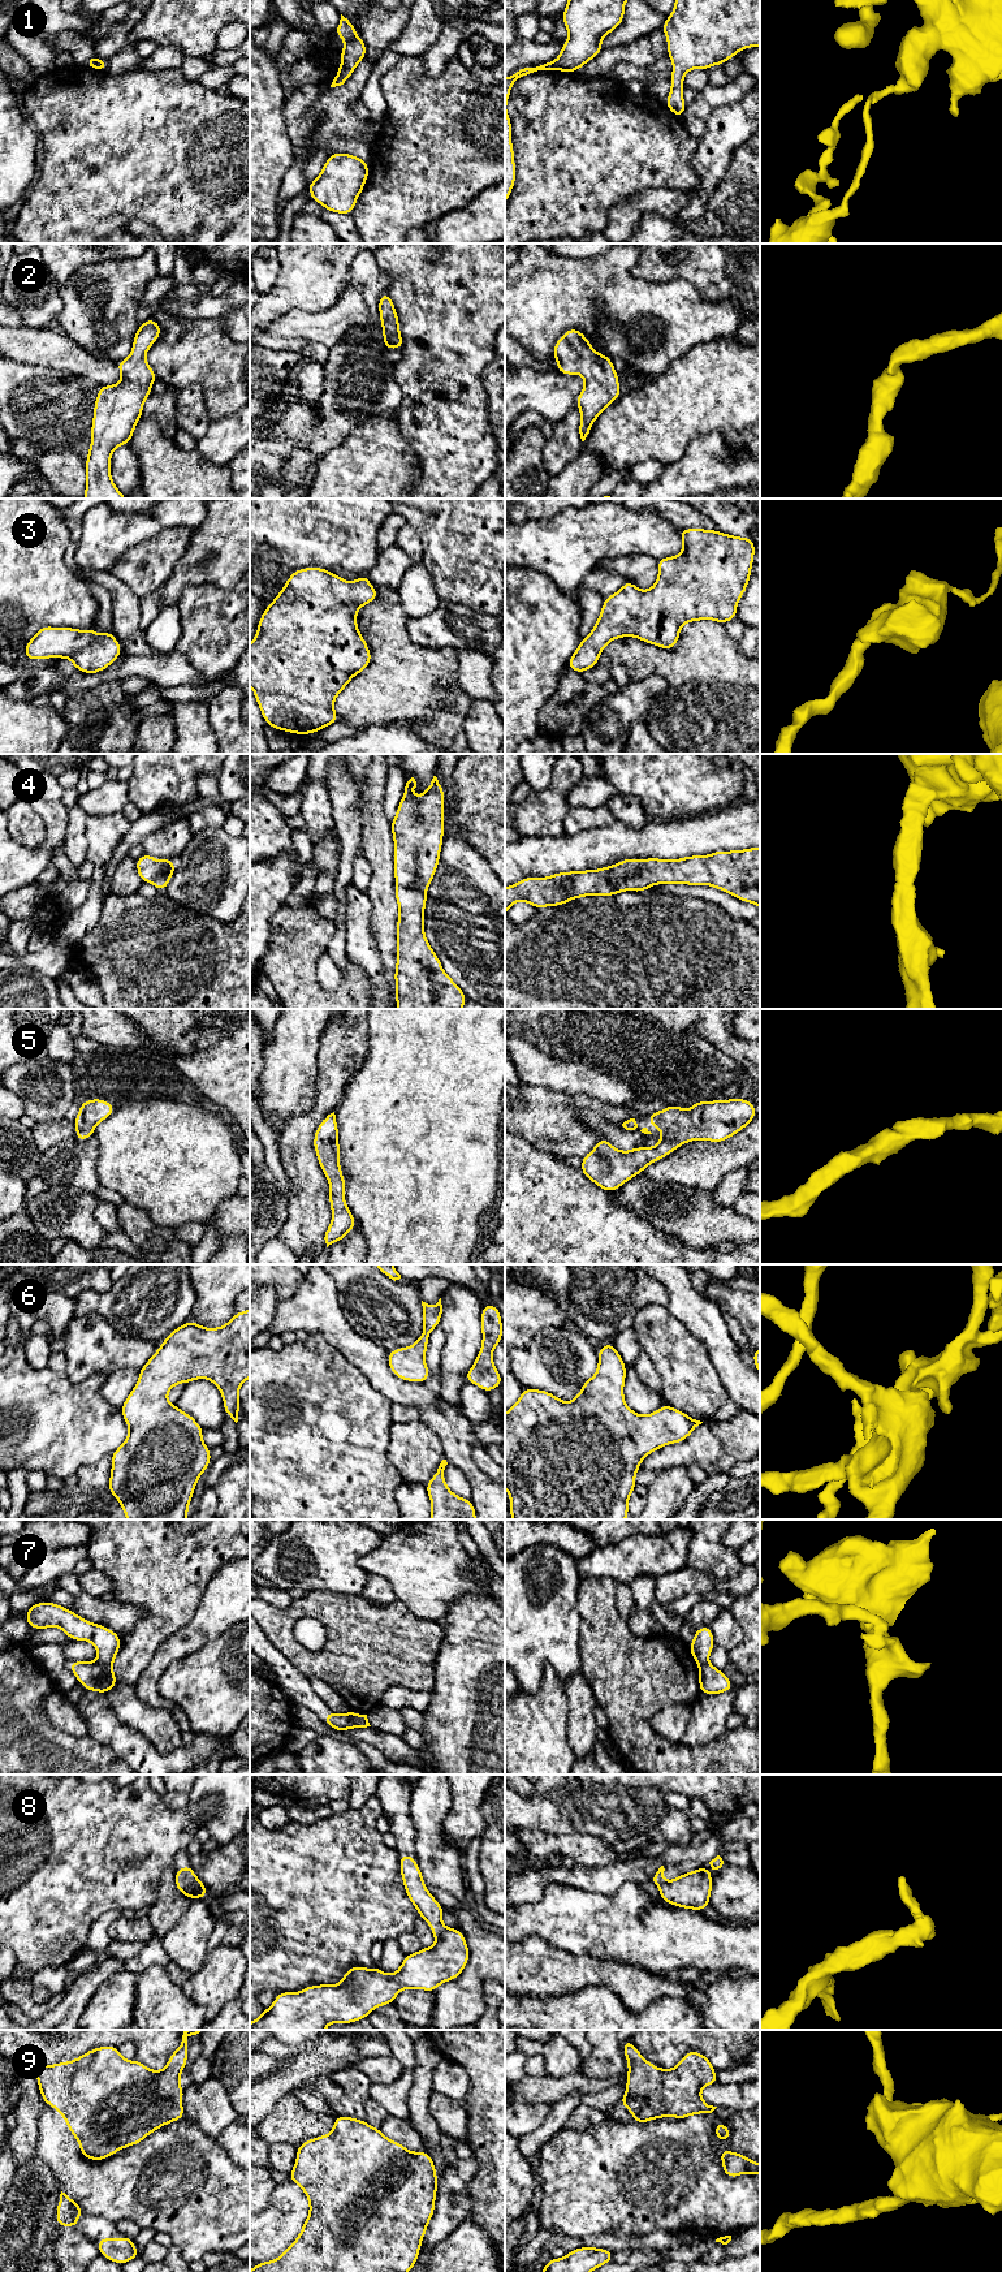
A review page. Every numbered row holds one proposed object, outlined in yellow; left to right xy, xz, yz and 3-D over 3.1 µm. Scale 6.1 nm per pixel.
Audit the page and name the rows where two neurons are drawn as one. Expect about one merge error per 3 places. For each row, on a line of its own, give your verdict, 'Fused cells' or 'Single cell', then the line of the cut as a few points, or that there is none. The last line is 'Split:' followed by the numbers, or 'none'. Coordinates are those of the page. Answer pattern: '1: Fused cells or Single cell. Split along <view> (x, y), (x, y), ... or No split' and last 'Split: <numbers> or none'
1: Fused cells. Split along xz (357, 37), (346, 43)
2: Single cell. No split
3: Single cell. No split
4: Single cell. No split
5: Single cell. No split
6: Single cell. No split
7: Fused cells. Split along xy (96, 1662), (111, 1665)
8: Fused cells. Split along xy (197, 1878), (184, 1892)
9: Single cell. No split
Split: 1, 7, 8

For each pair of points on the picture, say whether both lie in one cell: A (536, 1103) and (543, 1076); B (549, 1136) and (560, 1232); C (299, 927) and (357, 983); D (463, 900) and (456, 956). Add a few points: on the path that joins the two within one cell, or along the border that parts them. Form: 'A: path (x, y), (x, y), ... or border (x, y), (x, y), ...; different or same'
A: border (521, 1081), (569, 1095); different
B: border (525, 1139), (558, 1158); different
C: path (299, 953), (299, 974), (320, 995), (331, 995); same
D: path (463, 914), (463, 942); same

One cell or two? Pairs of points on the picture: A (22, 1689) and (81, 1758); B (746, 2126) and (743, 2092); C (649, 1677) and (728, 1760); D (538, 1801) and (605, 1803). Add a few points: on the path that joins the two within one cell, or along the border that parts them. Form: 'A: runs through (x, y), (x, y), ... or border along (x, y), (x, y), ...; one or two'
A: runs through (22, 1708), (61, 1750); one
B: border along (717, 2107), (746, 2111); two
C: runs through (640, 1711), (660, 1746), (694, 1759); one
D: runs through (555, 1803), (588, 1803); one

